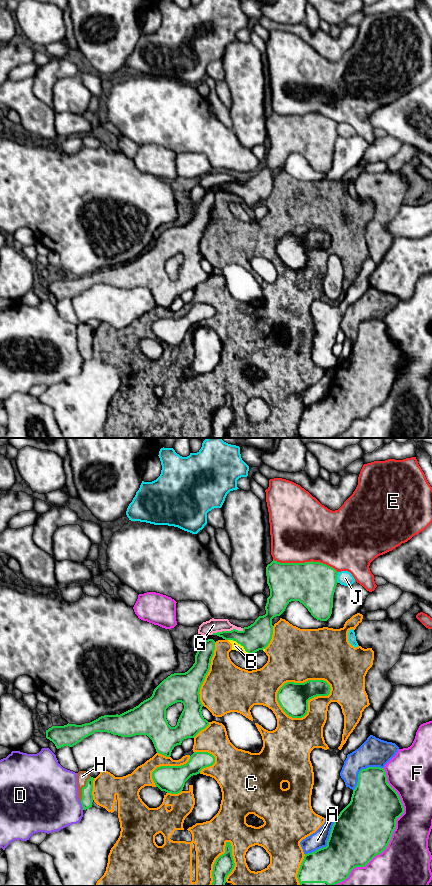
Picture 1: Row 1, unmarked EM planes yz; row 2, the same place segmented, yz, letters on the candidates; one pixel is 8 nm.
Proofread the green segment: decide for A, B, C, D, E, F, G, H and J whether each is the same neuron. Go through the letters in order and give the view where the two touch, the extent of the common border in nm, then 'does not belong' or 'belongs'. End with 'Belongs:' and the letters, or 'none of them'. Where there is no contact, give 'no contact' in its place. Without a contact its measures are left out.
A: contact in yz; length 400 nm; does not belong
B: contact in yz; length 220 nm; does not belong
C: contact in yz; length 460 nm; does not belong
D: contact in yz; length 80 nm; does not belong
E: contact in yz; length 550 nm; does not belong
F: contact in yz; length 1050 nm; does not belong
G: contact in yz; length 260 nm; does not belong
H: contact in yz; length 220 nm; belongs
J: contact in yz; length 90 nm; does not belong
Belongs: H

